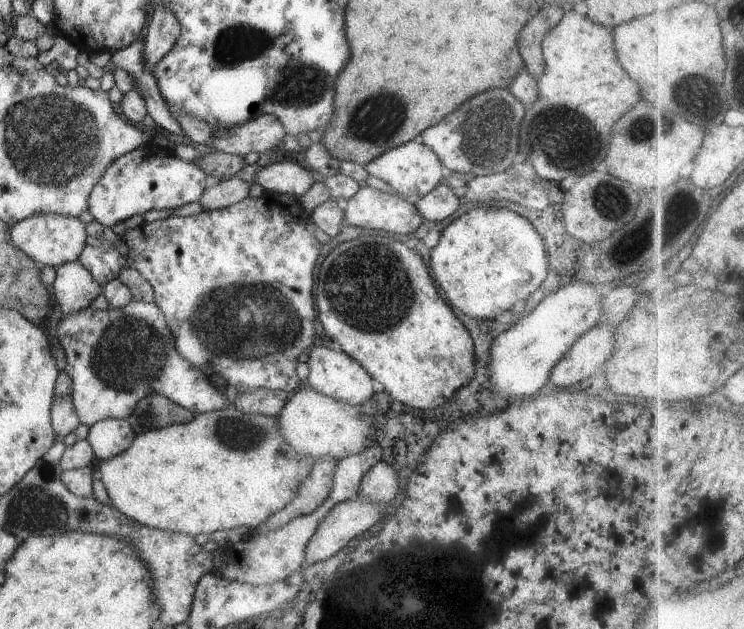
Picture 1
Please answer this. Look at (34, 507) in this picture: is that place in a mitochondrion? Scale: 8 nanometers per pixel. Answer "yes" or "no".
yes

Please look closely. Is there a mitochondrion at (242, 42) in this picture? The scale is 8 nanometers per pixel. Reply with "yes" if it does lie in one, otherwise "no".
yes

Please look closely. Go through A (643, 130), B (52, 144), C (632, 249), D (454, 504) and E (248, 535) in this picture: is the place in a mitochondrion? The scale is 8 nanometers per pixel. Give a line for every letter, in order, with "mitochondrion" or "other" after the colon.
A: mitochondrion
B: mitochondrion
C: other
D: other
E: other

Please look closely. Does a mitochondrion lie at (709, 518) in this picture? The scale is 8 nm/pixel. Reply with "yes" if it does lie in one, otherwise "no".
yes

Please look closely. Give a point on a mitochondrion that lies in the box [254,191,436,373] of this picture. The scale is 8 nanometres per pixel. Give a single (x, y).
(383, 306)

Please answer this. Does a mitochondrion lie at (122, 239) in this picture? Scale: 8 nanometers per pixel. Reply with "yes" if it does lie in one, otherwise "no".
no

